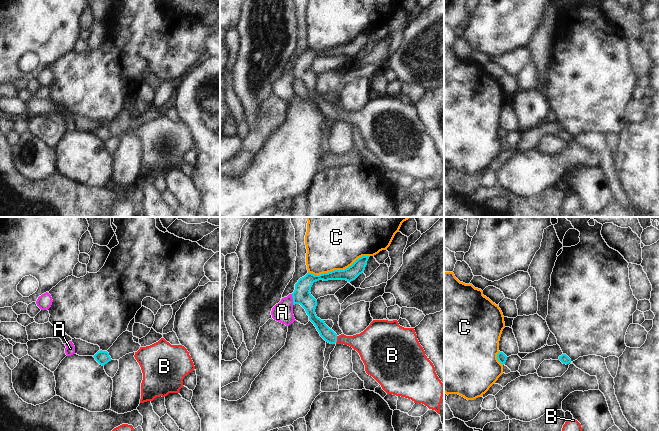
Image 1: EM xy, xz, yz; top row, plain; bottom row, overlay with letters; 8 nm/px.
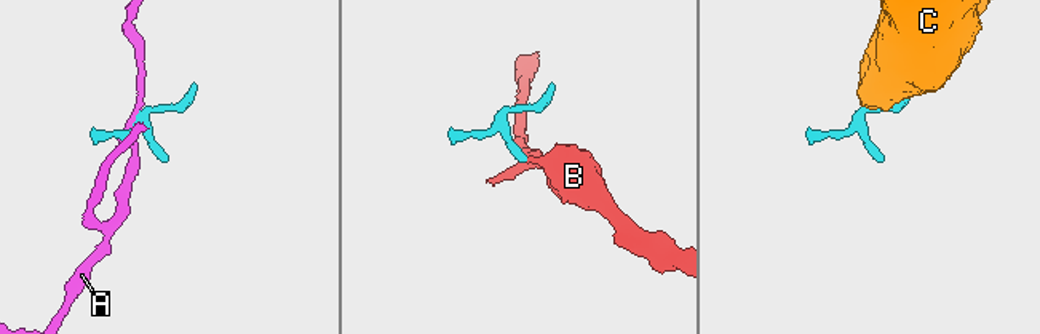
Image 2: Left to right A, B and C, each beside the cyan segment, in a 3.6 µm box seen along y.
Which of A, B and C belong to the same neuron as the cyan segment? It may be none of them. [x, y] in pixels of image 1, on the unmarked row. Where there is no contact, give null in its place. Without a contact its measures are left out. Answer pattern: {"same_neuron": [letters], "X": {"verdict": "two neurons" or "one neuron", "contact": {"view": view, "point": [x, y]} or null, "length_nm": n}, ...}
{"same_neuron": ["B"], "A": {"verdict": "two neurons", "contact": {"view": "xz", "point": [293, 75]}, "length_nm": 90}, "B": {"verdict": "one neuron", "contact": {"view": "xz", "point": [336, 115]}, "length_nm": 60}, "C": {"verdict": "two neurons", "contact": {"view": "xz", "point": [338, 46]}, "length_nm": 500}}

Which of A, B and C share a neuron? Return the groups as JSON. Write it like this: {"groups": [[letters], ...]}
{"groups": [["A"], ["B"], ["C"]]}

